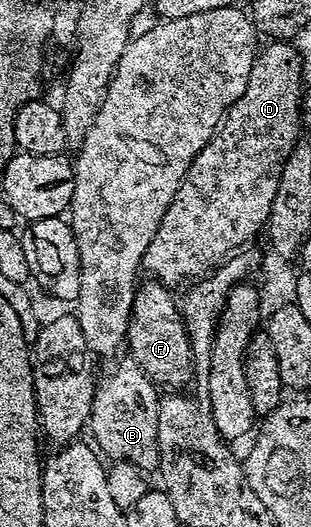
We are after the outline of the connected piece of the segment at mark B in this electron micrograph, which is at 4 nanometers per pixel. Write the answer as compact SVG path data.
M125 358L110 376L105 376L102 380L100 377L99 383L93 389L93 405L87 425L88 435L93 435L92 443L96 451L102 457L110 456L113 462L138 464L133 465L138 469L154 467L157 464L158 403L158 389L132 359Z

